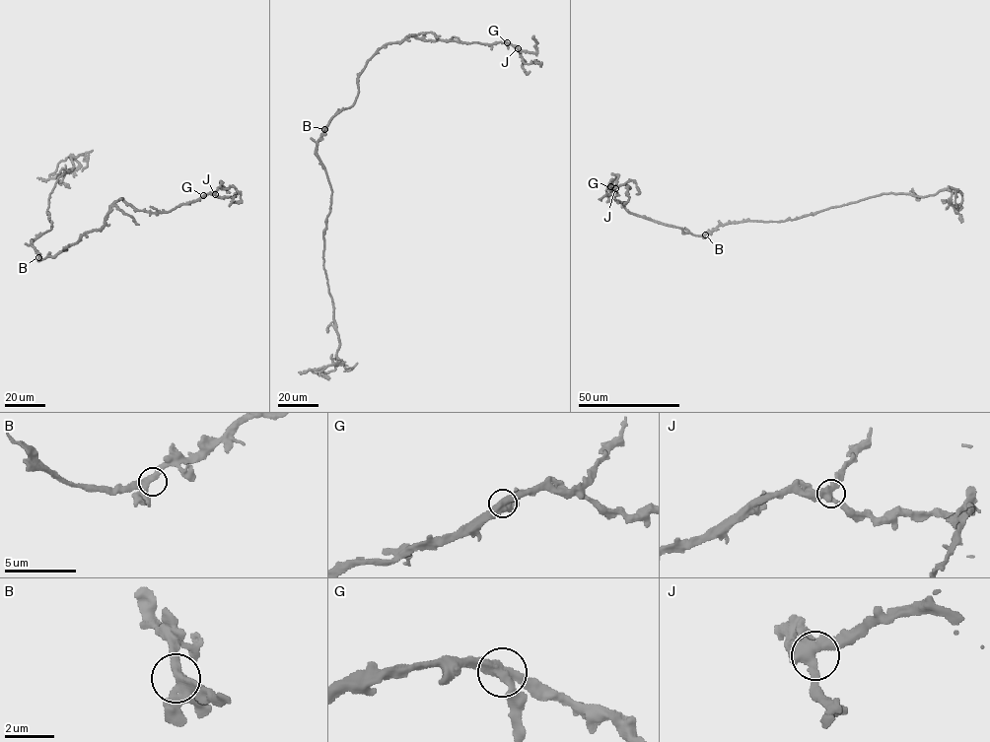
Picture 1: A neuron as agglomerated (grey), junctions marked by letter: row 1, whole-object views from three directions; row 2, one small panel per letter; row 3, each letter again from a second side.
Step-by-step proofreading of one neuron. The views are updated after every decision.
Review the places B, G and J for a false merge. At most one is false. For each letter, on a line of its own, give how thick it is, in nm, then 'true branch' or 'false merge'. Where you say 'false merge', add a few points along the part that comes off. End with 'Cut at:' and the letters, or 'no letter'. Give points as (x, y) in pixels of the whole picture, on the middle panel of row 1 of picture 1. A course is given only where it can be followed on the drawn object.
B: 360 nm thick; true branch
G: 420 nm thick; true branch
J: 440 nm thick; true branch
Cut at: no letter

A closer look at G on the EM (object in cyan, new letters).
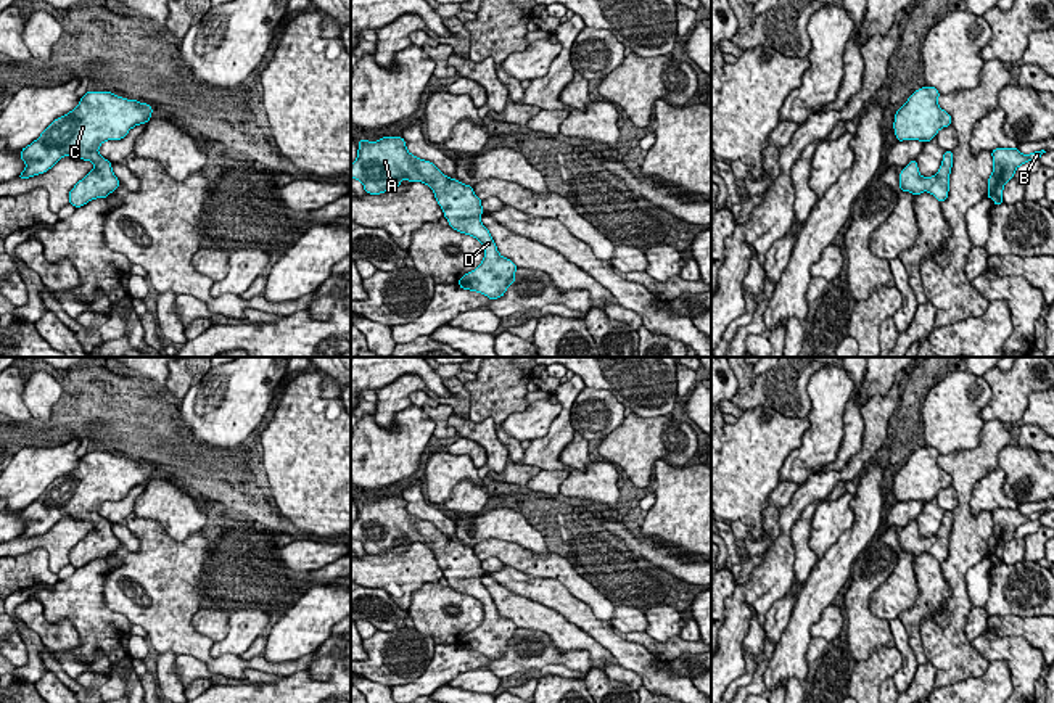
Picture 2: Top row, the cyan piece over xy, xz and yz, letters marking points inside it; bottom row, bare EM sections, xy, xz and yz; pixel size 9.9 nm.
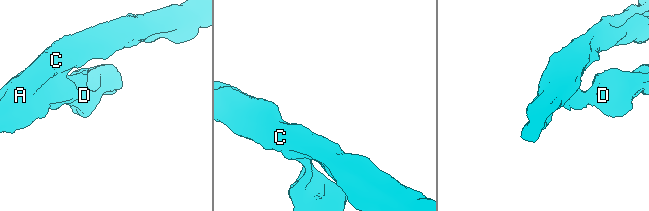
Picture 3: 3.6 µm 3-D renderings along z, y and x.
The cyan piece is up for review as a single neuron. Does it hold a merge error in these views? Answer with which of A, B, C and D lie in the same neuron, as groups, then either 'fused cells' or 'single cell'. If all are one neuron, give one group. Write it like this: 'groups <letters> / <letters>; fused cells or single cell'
groups A B C D; single cell

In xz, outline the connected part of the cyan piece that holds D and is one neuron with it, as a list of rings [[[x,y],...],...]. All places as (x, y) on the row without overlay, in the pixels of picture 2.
[[[381,497],[378,502],[360,499],[357,520],[351,524],[351,539],[360,541],[365,553],[370,555],[389,552],[404,539],[426,544],[444,571],[449,587],[475,597],[484,608],[483,623],[460,637],[460,648],[497,660],[517,640],[518,627],[499,615],[489,590],[480,579],[484,571],[473,547],[446,537],[433,523],[410,515],[402,497]]]

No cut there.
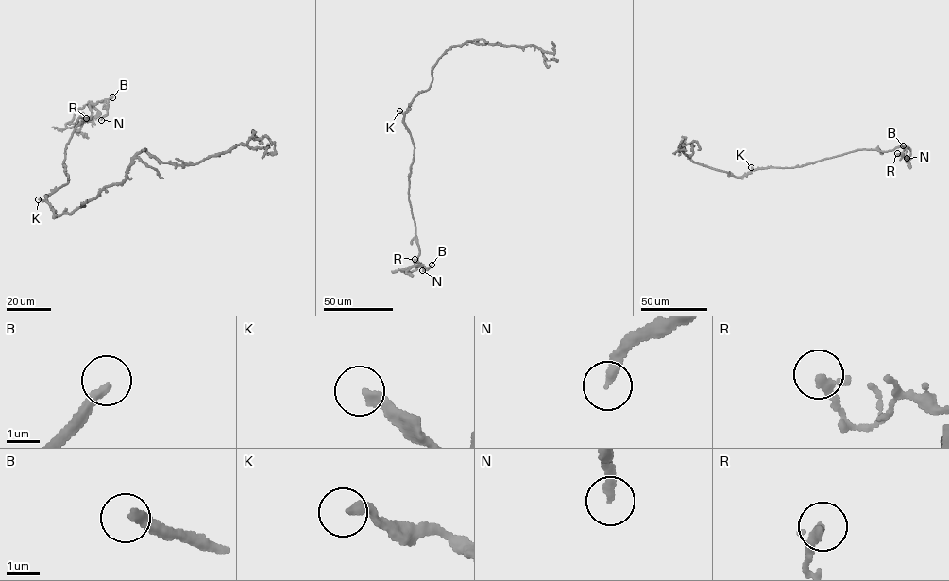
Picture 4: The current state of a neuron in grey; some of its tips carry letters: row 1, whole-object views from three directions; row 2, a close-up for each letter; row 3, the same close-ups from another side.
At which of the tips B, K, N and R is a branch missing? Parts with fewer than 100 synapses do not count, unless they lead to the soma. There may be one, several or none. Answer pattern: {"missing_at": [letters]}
{"missing_at": ["B"]}

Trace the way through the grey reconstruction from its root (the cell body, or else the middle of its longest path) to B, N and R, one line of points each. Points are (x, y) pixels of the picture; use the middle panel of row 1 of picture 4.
B: (410, 105), (403, 121), (415, 147), (408, 178), (408, 199), (418, 247), (417, 261), (426, 269), (432, 264)
N: (410, 105), (403, 121), (415, 147), (408, 178), (408, 199), (418, 247), (417, 261), (427, 268), (422, 270)
R: (410, 105), (403, 121), (415, 147), (408, 199), (421, 265), (415, 266), (415, 259)

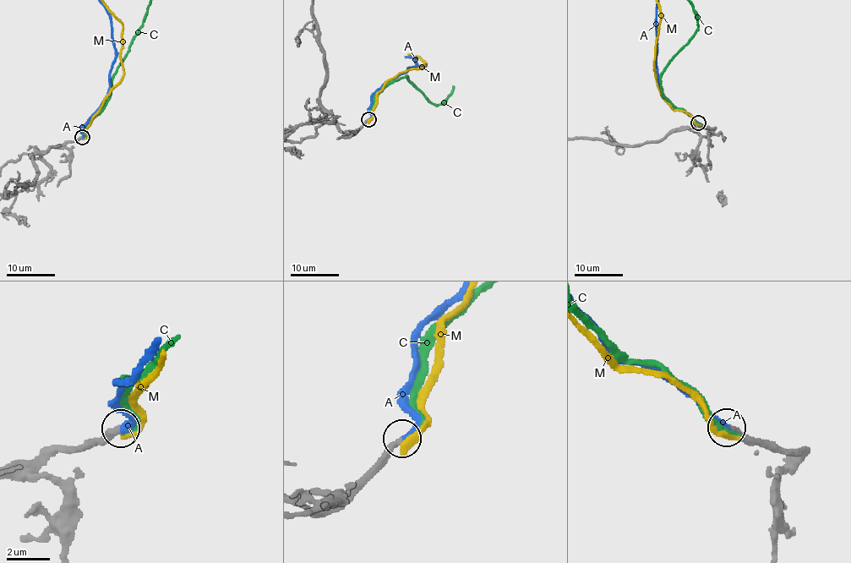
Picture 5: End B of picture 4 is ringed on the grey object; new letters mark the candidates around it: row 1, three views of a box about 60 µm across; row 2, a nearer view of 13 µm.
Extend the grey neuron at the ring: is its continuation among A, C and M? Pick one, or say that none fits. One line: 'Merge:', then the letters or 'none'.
Merge: A

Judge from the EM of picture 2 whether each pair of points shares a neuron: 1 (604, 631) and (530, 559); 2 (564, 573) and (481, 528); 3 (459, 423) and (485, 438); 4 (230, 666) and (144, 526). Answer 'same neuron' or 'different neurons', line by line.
1: different neurons
2: different neurons
3: same neuron
4: same neuron

